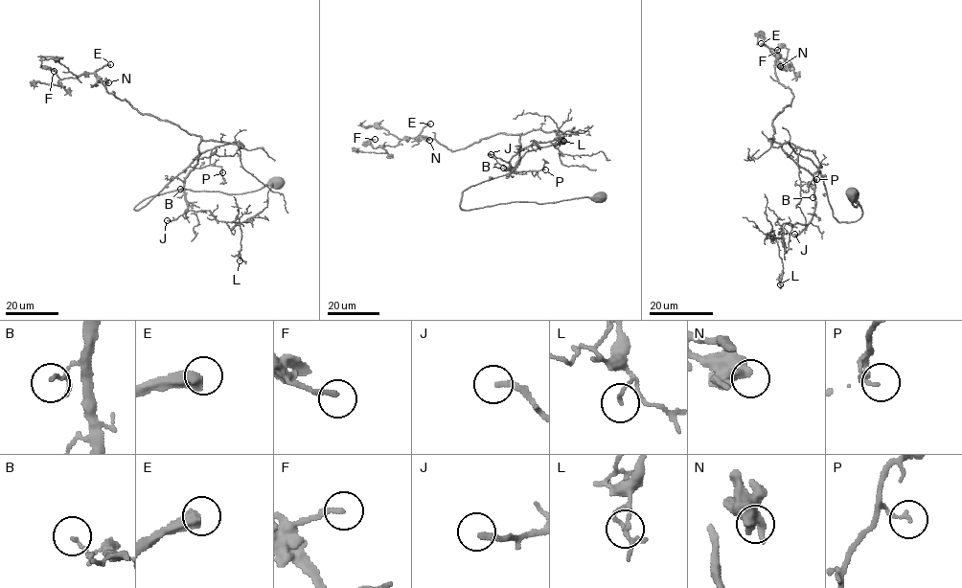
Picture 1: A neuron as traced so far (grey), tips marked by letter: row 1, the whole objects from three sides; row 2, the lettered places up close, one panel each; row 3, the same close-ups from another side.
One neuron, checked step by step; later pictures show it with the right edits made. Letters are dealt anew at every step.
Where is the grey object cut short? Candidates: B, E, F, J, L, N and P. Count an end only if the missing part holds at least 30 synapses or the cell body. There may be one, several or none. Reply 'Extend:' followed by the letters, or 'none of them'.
Extend: E

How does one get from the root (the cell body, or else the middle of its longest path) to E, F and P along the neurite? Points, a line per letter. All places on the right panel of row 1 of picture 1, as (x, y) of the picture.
E: (853, 193), (862, 214), (839, 222), (819, 169), (789, 143), (772, 146), (792, 93), (761, 43)
F: (853, 193), (862, 214), (839, 222), (819, 169), (772, 146), (792, 99), (777, 50)
P: (853, 193), (852, 203), (856, 207), (855, 200), (858, 202), (862, 214), (839, 222), (817, 169), (816, 179)

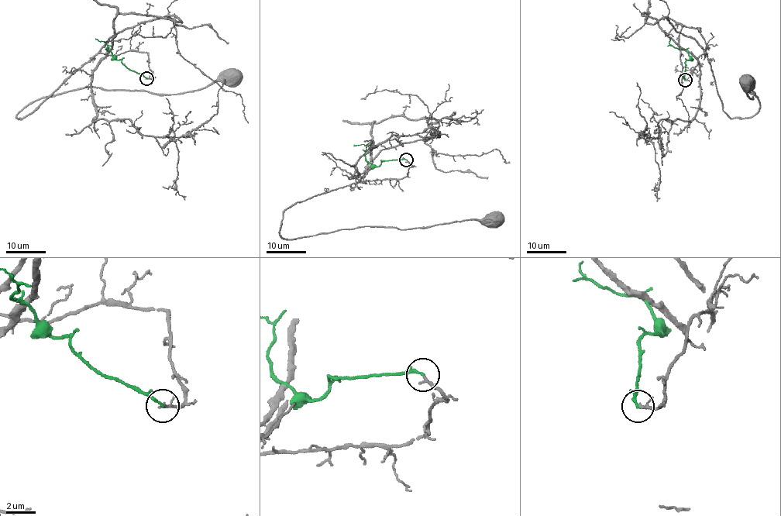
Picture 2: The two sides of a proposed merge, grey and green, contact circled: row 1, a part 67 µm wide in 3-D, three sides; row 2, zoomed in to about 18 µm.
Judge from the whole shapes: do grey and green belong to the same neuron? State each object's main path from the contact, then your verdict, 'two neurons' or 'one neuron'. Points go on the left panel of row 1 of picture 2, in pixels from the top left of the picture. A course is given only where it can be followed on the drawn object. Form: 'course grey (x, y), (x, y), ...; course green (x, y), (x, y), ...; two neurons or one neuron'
course grey (146, 78), (146, 52), (97, 53), (17, 115), (84, 87), (173, 94), (232, 77); course green (146, 78), (131, 70), (106, 49), (107, 45), (103, 41), (95, 38); two neurons

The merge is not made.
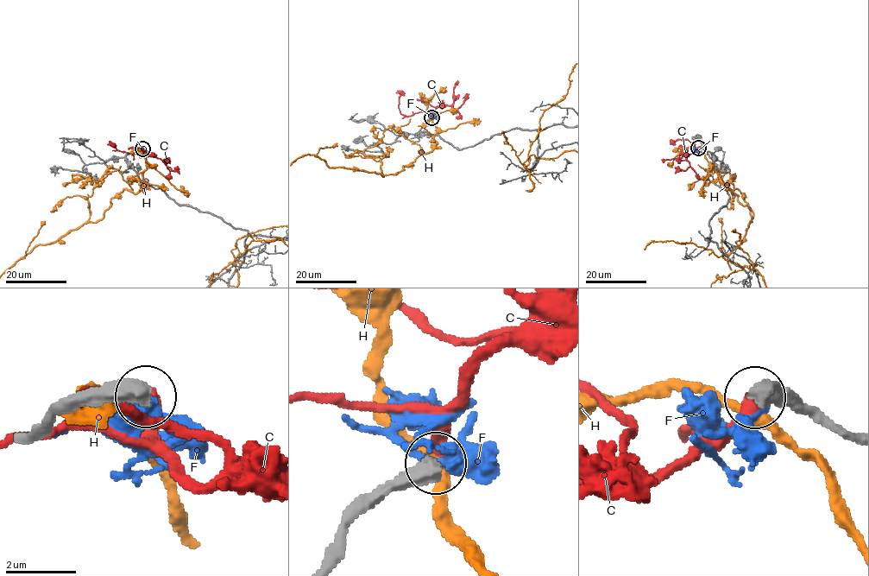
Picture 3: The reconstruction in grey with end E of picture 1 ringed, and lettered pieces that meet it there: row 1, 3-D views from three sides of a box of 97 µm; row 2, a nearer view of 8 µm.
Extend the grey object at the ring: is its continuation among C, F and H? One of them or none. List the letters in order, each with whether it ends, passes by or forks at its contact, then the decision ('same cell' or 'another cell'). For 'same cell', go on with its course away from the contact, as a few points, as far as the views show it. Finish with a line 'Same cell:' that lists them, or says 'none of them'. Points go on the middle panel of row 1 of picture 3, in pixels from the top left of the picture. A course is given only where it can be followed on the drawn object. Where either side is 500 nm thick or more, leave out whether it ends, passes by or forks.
C: same cell; course (431, 117), (431, 113), (421, 111), (407, 116), (400, 112), (399, 97), (402, 90)
F: another cell
H: another cell
Same cell: C

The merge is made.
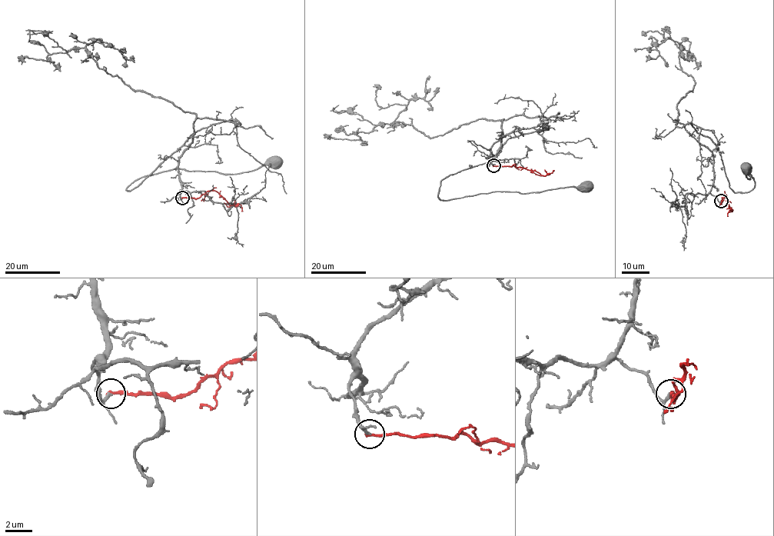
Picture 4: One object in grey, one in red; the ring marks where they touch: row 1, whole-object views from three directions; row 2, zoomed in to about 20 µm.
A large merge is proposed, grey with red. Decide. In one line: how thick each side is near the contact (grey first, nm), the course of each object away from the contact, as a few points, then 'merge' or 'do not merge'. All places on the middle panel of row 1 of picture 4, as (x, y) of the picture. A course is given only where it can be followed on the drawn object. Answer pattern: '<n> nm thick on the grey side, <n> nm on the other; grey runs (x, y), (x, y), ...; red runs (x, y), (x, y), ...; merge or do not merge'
180 nm thick on the grey side, 260 nm on the other; grey runs (493, 165), (504, 119), (547, 120), (445, 177), (438, 196), (586, 187); red runs (493, 165), (525, 168), (535, 170), (541, 175), (548, 175), (553, 170); merge

